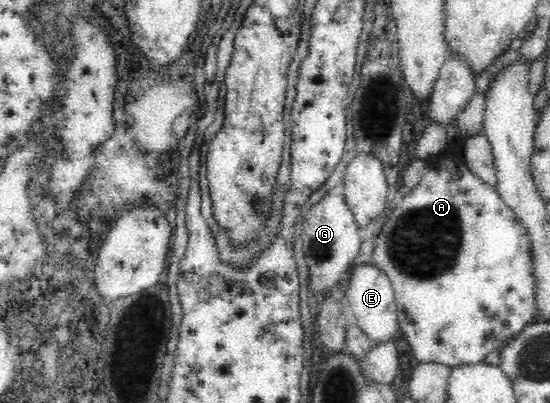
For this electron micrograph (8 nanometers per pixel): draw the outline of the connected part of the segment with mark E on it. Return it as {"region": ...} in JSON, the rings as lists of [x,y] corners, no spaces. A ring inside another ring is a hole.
{"region":[[[372,263],[355,265],[349,279],[349,289],[345,292],[345,302],[350,304],[360,327],[368,341],[373,345],[389,343],[399,331],[398,309],[390,279]]]}

